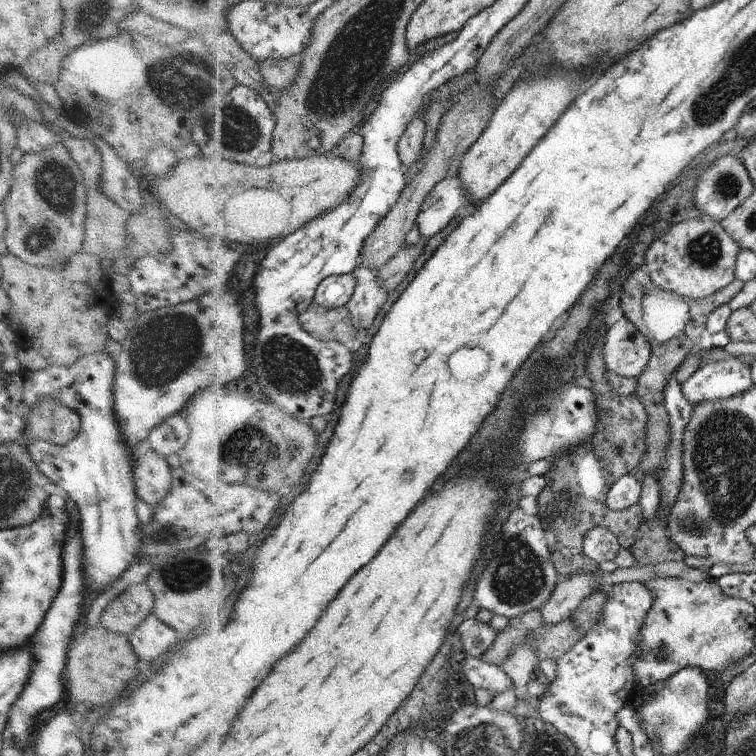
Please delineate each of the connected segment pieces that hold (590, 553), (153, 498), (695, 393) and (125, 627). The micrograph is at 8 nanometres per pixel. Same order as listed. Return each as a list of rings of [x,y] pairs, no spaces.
[[[594,526],[586,532],[583,540],[584,554],[598,565],[600,562],[614,561],[616,554],[623,547],[619,538],[608,528]]]
[[[148,451],[141,457],[135,457],[133,465],[133,481],[135,484],[135,493],[137,498],[144,500],[146,504],[150,506],[156,506],[160,504],[168,492],[172,488],[172,471],[170,465],[167,462],[167,458],[160,456],[157,452]]]
[[[737,357],[726,358],[709,371],[697,373],[682,386],[683,394],[692,405],[700,405],[710,400],[732,398],[754,386],[751,366]]]
[[[146,582],[130,584],[112,602],[106,605],[99,622],[108,632],[112,632],[112,634],[124,634],[124,636],[128,636],[148,614],[152,613],[153,606],[154,595],[152,594],[152,590],[148,588]]]

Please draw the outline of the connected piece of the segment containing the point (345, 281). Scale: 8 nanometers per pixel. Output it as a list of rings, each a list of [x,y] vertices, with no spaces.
[[[356,274],[332,275],[320,285],[319,293],[316,295],[316,303],[330,309],[346,307],[355,296],[357,288]]]

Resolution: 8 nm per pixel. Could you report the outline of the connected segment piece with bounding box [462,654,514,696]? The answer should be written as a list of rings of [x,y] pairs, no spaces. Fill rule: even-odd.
[[[466,654],[462,660],[462,672],[475,689],[484,688],[493,696],[509,689],[514,690],[512,678],[499,666],[484,662],[481,656],[474,657]]]

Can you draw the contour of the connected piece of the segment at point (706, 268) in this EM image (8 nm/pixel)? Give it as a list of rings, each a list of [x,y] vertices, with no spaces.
[[[715,219],[684,220],[657,234],[644,256],[644,268],[654,286],[689,300],[710,297],[736,279],[739,243]]]

